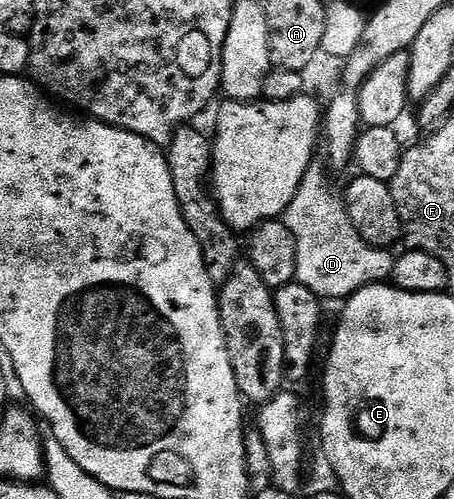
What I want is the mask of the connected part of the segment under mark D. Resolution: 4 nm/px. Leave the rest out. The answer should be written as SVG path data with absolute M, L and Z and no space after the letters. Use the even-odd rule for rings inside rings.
M318 168L308 170L293 204L281 221L296 240L296 274L294 281L309 288L320 300L346 300L361 288L383 284L392 277L396 255L387 248L370 246L347 219L344 199L331 191L327 178Z

